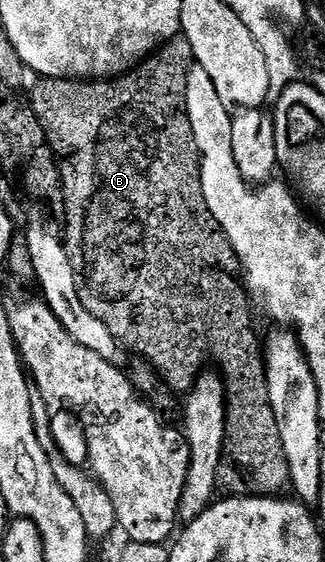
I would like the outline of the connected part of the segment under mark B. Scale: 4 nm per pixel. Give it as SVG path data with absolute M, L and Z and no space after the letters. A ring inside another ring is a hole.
M177 35L165 45L161 45L146 61L141 61L129 73L114 77L107 81L66 81L63 77L45 77L37 80L32 89L30 108L38 119L42 131L48 140L48 148L56 157L56 165L60 169L60 188L62 190L62 206L64 205L64 233L62 240L68 250L68 261L74 271L75 300L94 319L102 319L125 350L133 349L137 358L143 359L160 375L161 381L176 395L187 394L196 378L205 372L208 356L212 356L220 366L218 372L224 378L224 400L226 402L226 421L224 427L224 446L220 455L220 466L216 475L217 486L225 489L228 497L280 497L283 489L290 485L290 471L286 463L286 451L282 447L282 435L278 431L276 416L270 403L268 384L264 378L264 359L262 345L256 342L256 333L252 330L252 317L248 314L250 298L242 284L240 260L226 235L220 231L216 220L206 207L206 199L202 191L202 175L200 174L200 152L196 150L196 141L192 138L190 119L186 111L186 79L190 62L193 60L192 48L188 40Z

